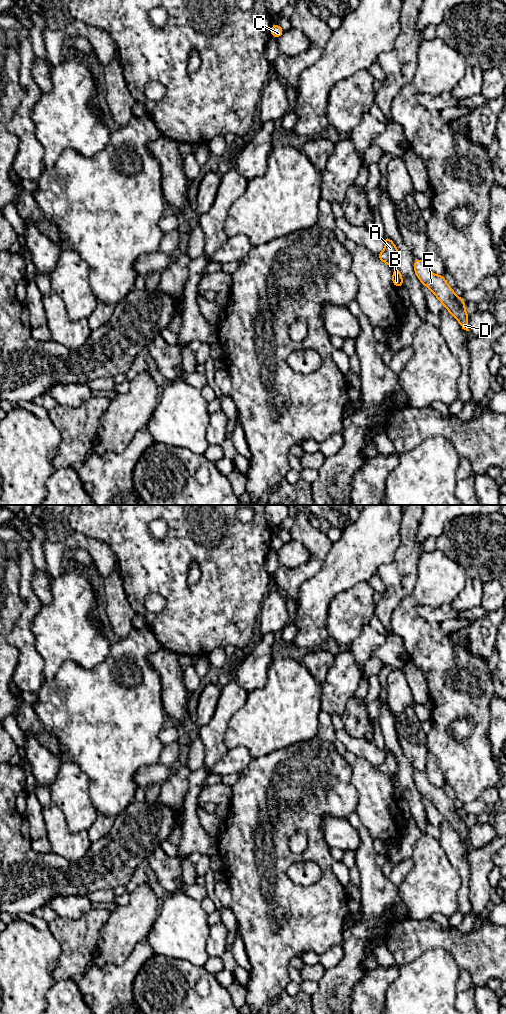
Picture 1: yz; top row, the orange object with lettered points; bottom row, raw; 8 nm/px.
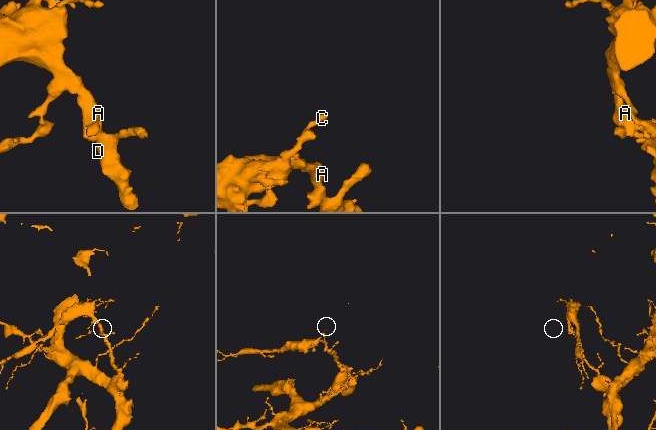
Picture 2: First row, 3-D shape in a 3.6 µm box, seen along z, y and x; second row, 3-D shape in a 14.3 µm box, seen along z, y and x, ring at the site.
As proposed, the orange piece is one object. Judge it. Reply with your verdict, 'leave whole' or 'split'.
leave whole

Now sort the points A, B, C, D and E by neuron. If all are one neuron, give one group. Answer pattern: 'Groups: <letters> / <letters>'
Groups: A B C D E

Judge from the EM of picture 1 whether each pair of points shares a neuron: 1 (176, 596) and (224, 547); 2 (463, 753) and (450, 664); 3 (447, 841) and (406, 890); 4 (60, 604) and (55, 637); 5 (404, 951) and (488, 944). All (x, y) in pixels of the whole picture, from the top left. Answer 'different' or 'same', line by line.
1: same
2: same
3: different
4: same
5: same

